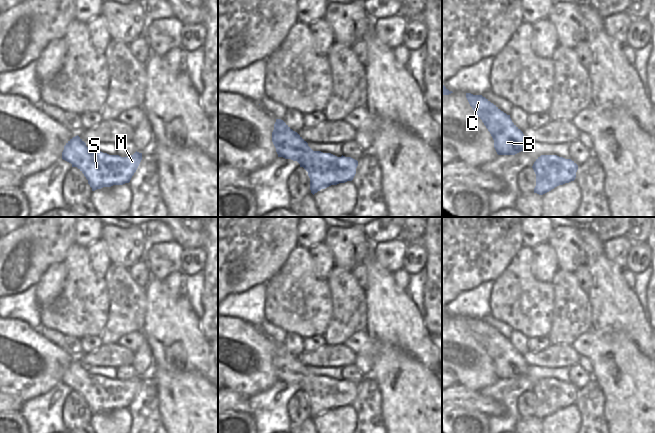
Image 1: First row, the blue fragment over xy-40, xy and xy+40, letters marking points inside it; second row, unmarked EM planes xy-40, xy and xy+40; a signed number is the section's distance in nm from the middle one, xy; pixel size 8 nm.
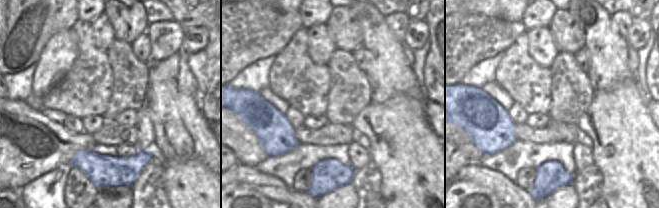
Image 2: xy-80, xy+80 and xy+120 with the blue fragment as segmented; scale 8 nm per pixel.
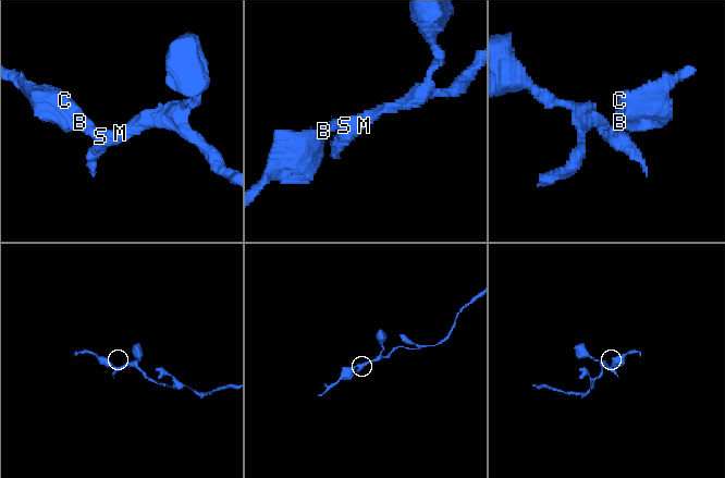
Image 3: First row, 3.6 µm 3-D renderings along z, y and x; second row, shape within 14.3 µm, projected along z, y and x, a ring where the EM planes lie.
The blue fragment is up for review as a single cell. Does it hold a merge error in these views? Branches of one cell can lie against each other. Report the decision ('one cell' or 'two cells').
one cell

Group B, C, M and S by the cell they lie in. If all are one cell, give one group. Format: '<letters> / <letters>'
B C M S

